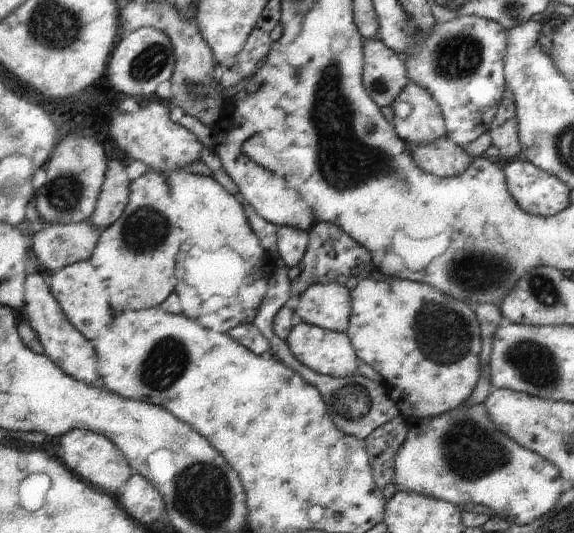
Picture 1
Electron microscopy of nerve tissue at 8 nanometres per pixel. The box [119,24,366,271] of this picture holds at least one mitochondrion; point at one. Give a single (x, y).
(150, 62)

